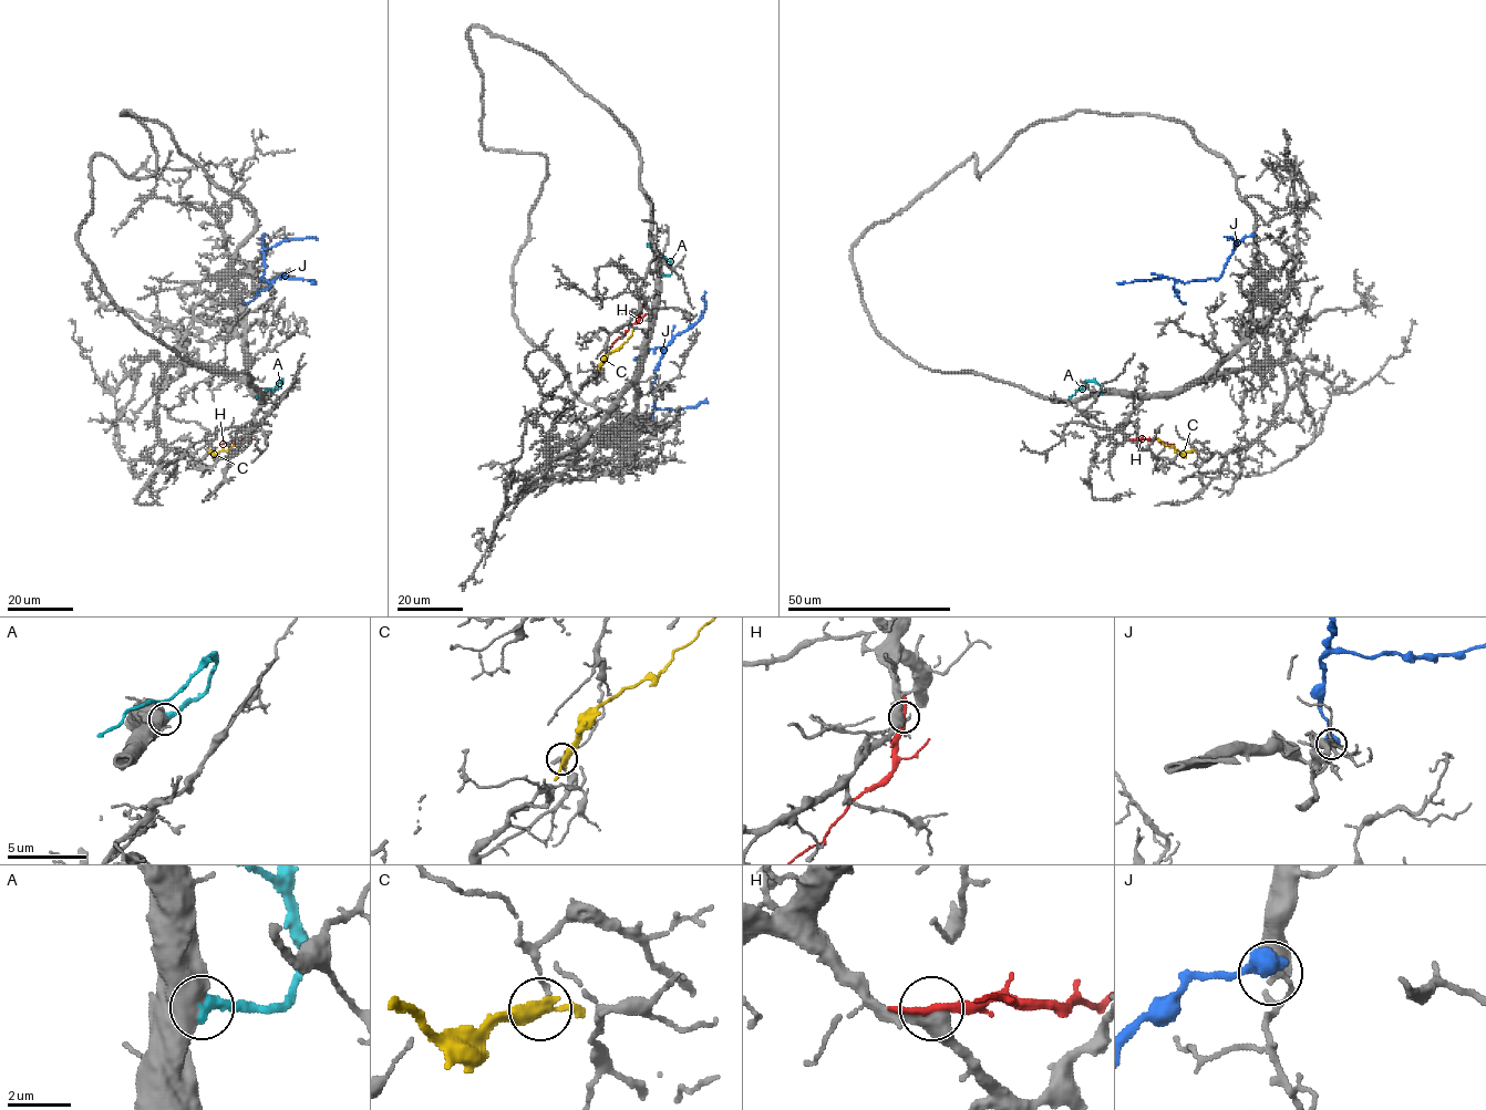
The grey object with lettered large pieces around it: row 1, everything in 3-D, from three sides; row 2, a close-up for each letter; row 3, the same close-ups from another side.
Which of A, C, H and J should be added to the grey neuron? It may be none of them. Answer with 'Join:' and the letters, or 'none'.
Join: none

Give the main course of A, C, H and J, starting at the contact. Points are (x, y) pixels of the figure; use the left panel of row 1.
A: (271, 393), (281, 381), (257, 397)
C: (208, 450), (225, 450), (238, 445), (243, 437)
H: (251, 439), (220, 444)
J: (265, 236), (265, 272), (261, 279), (269, 282), (284, 277), (313, 283)

